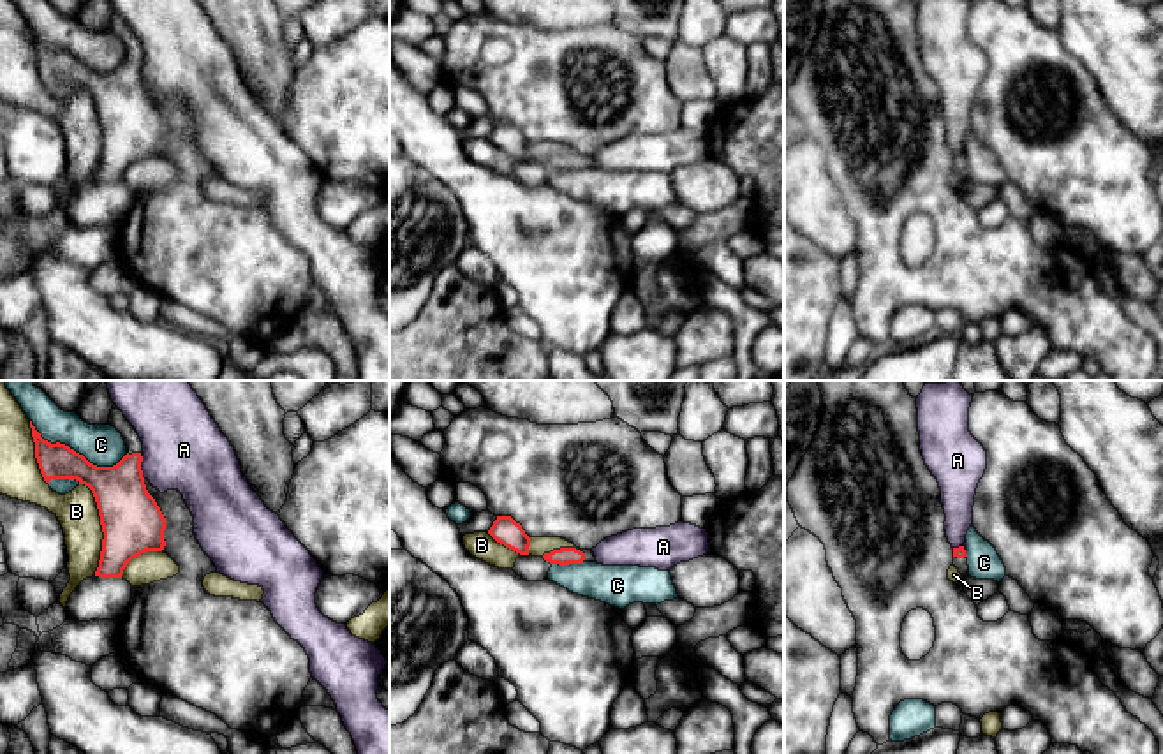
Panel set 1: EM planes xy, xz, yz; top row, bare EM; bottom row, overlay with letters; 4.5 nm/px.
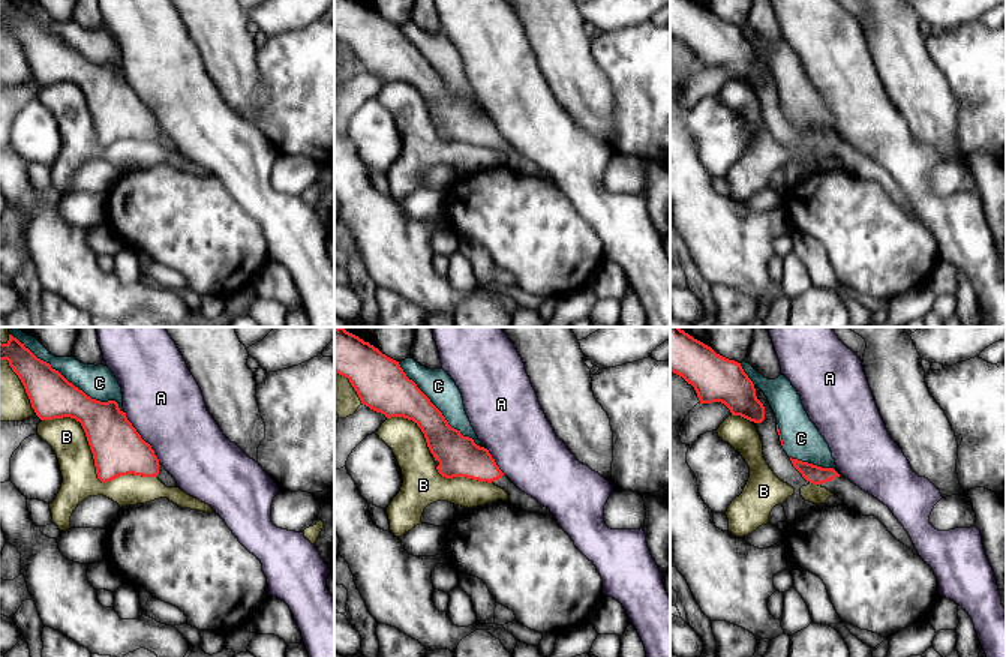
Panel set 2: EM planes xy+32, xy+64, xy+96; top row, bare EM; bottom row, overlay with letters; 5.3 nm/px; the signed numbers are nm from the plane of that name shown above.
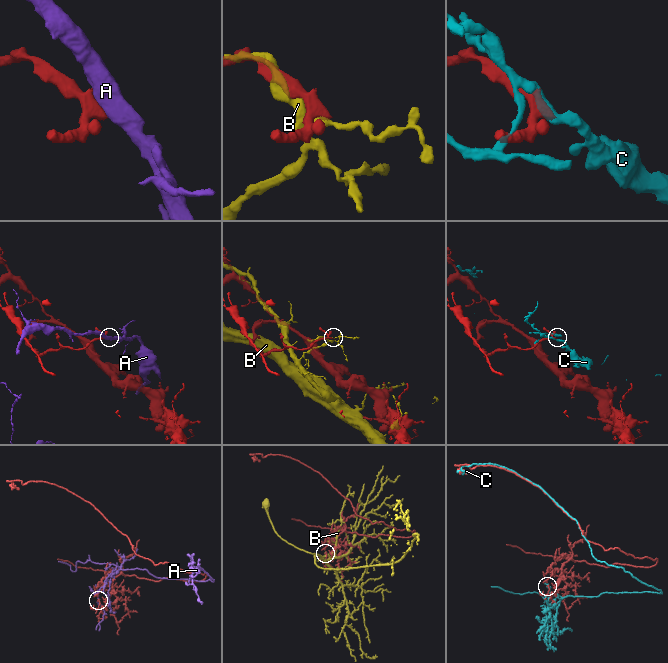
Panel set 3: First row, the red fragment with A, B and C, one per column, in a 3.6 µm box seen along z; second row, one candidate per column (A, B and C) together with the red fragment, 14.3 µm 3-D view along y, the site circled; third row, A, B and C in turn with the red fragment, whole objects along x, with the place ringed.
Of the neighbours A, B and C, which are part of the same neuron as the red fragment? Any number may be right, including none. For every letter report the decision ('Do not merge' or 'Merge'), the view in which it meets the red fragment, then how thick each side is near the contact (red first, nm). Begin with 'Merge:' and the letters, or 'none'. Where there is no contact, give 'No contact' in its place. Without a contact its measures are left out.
Merge: none
A: Do not merge. Touches red in xy. Thickness 280 nm (red) against 380 nm
B: Do not merge. Touches red in xy. Thickness 280 nm (red) against 190 nm
C: Do not merge. Touches red in xy. Thickness 200 nm (red) against 190 nm

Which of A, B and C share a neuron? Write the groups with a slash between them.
A / B / C

